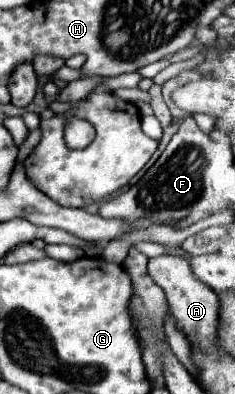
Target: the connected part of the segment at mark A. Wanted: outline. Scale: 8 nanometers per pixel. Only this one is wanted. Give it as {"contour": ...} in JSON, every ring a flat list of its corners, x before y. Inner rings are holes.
{"contour":[[163,254,163,256,151,258,149,276,153,278,153,282,157,286,163,288,171,314,175,316,177,328,181,328,187,336,197,338,201,342,201,346,215,348,213,338,215,338,215,330,219,324,219,296,209,286,205,286,201,280,197,280,197,276,191,270,189,260,179,254],[191,332,195,332,195,334,191,334]]}

